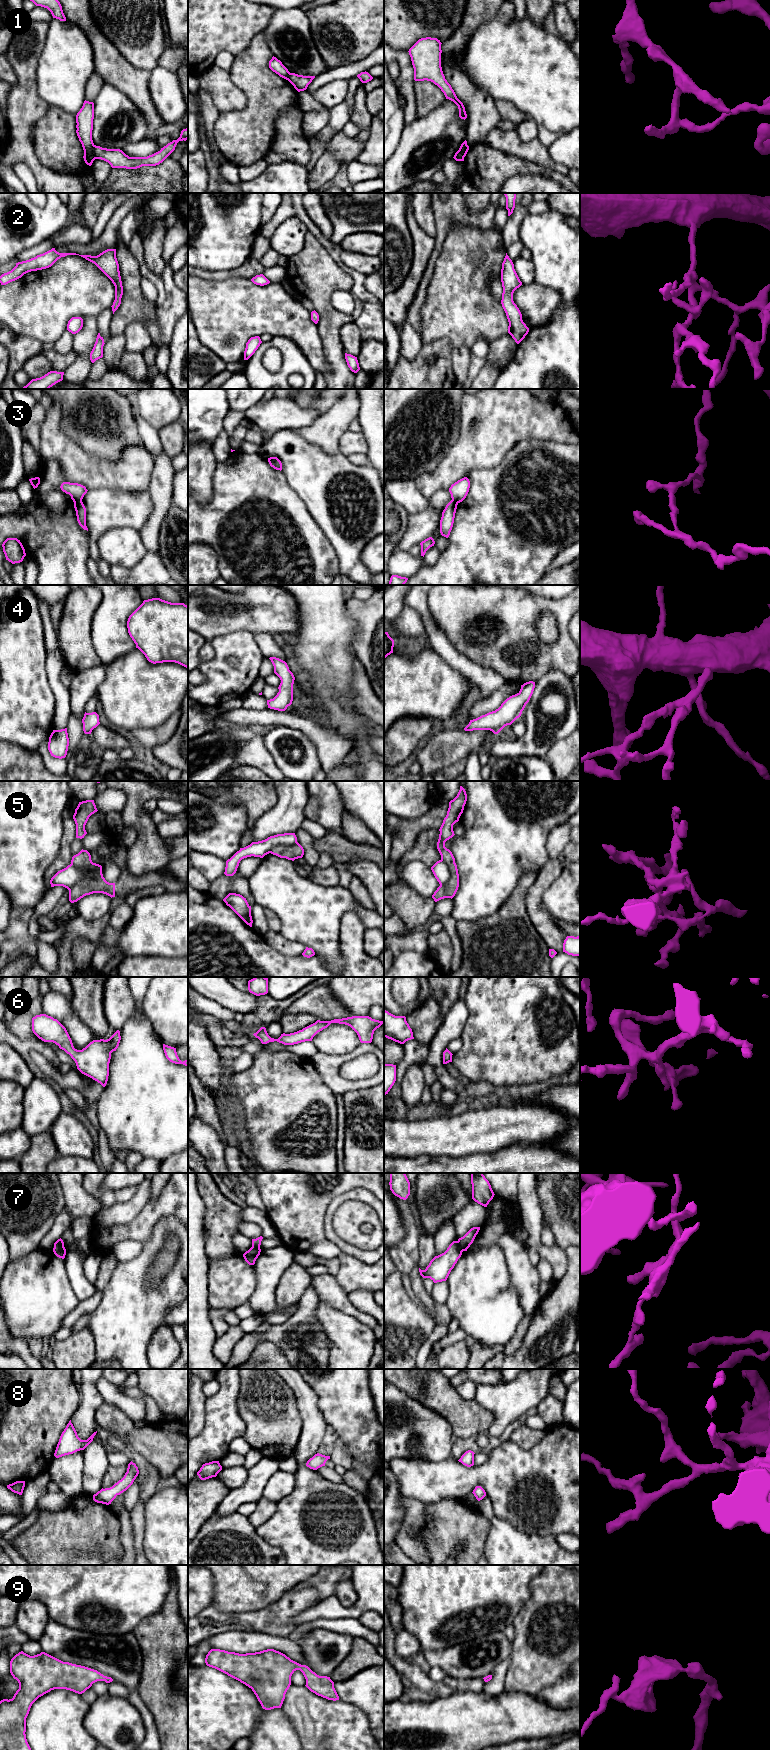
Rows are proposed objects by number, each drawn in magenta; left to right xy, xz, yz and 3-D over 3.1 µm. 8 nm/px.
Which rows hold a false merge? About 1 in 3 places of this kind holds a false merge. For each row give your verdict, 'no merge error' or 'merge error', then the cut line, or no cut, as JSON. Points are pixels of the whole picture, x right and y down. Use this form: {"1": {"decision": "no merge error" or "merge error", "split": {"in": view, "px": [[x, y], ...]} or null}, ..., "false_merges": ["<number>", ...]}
{"1": {"decision": "merge error", "split": {"in": "yz", "px": [[466, 144], [461, 148], [464, 156]]}}, "2": {"decision": "no merge error", "split": null}, "3": {"decision": "merge error", "split": {"in": "xy", "px": [[81, 500], [74, 502]]}}, "4": {"decision": "no merge error", "split": null}, "5": {"decision": "merge error", "split": {"in": "xy", "px": [[88, 867], [91, 874], [79, 879], [68, 889]]}}, "6": {"decision": "no merge error", "split": null}, "7": {"decision": "merge error", "split": {"in": "yz", "px": [[456, 1241], [462, 1251]]}}, "8": {"decision": "no merge error", "split": null}, "9": {"decision": "no merge error", "split": null}, "false_merges": ["1", "3", "5", "7"]}

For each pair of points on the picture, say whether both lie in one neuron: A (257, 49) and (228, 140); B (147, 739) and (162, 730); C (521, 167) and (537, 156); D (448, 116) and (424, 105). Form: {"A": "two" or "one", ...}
{"A": "one", "B": "one", "C": "two", "D": "two"}

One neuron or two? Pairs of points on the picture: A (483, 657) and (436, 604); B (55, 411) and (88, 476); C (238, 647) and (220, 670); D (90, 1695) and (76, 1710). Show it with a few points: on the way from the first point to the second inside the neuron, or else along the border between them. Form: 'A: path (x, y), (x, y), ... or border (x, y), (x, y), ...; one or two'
A: path (468, 648), (456, 636), (454, 622), (451, 619); one
B: path (54, 427), (54, 441), (73, 460); one
C: path (231, 649), (220, 660), (220, 663); one
D: border (81, 1694), (81, 1697), (89, 1705); two

